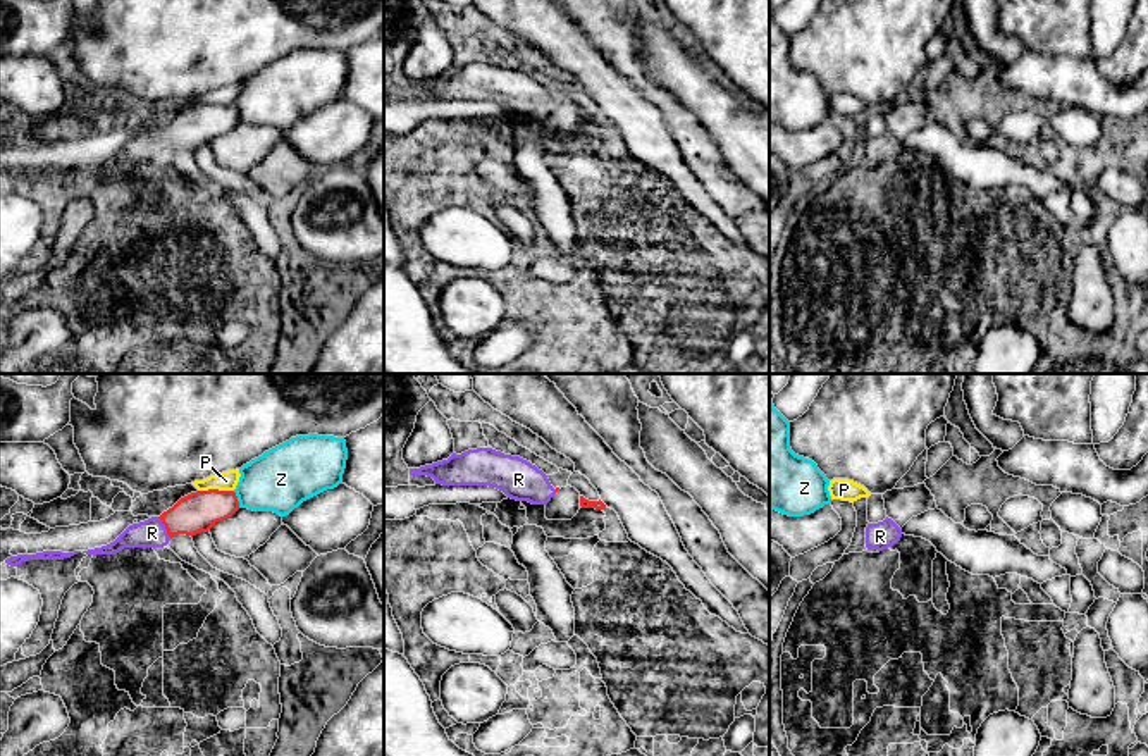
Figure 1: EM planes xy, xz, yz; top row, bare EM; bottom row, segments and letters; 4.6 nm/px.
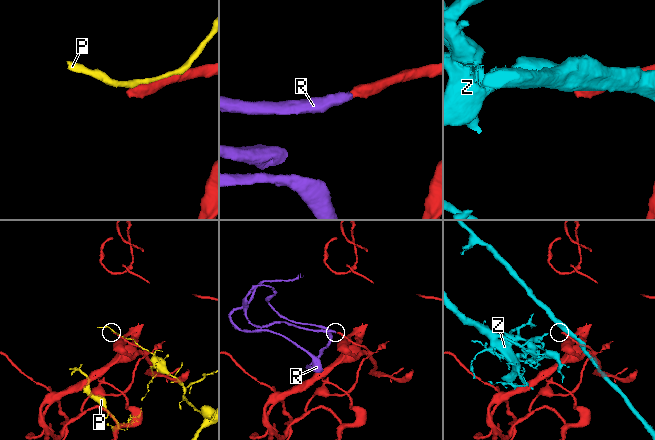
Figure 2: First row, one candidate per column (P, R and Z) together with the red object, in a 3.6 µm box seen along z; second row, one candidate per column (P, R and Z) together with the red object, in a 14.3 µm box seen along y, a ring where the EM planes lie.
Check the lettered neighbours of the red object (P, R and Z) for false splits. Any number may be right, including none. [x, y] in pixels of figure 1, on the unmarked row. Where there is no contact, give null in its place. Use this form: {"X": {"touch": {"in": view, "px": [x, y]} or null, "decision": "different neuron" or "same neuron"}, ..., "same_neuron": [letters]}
{"P": {"touch": {"in": "xy", "px": [216, 104]}, "decision": "different neuron"}, "R": {"touch": {"in": "xy", "px": [166, 142]}, "decision": "same neuron"}, "Z": {"touch": {"in": "xy", "px": [236, 114]}, "decision": "different neuron"}, "same_neuron": ["R"]}

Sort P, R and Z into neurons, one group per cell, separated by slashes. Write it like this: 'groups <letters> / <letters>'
groups P / R / Z

